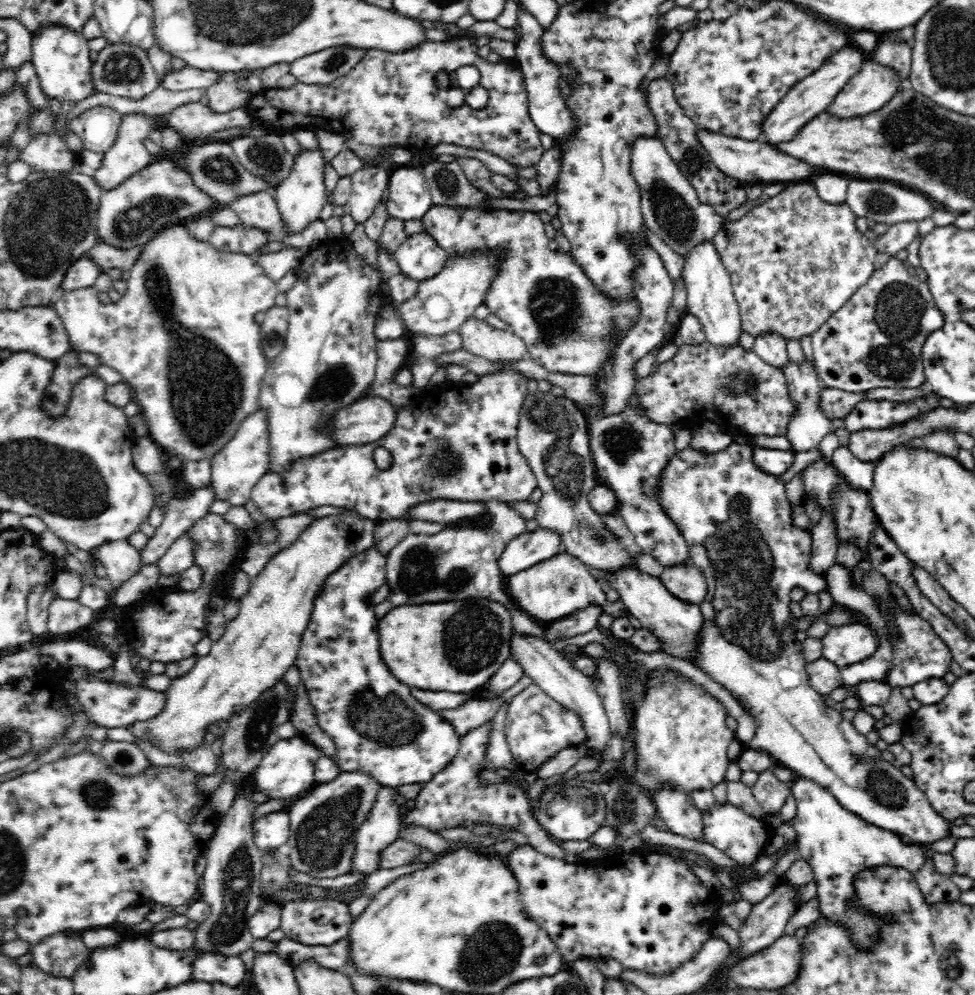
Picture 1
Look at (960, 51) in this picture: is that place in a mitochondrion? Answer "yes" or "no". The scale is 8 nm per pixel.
yes

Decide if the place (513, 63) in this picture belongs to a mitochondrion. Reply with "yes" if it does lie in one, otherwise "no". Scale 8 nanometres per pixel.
no

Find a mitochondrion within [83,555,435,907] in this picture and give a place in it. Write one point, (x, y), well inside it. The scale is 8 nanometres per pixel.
(322, 840)

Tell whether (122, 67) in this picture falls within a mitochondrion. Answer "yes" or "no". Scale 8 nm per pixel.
yes

